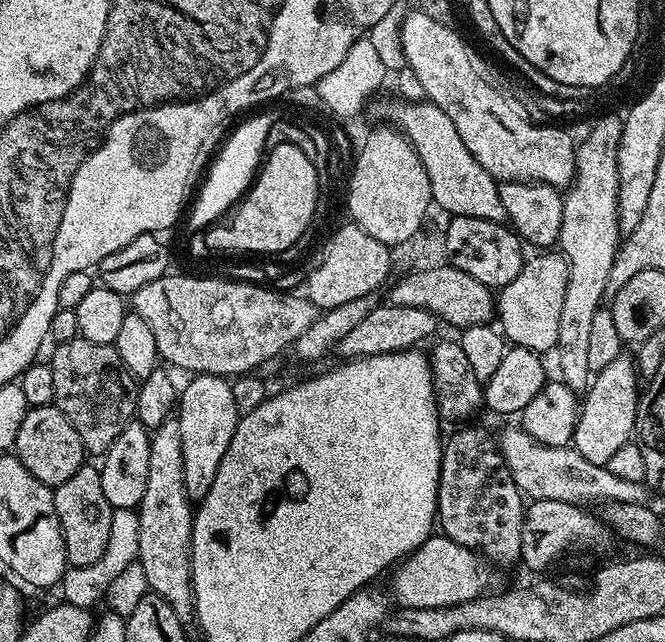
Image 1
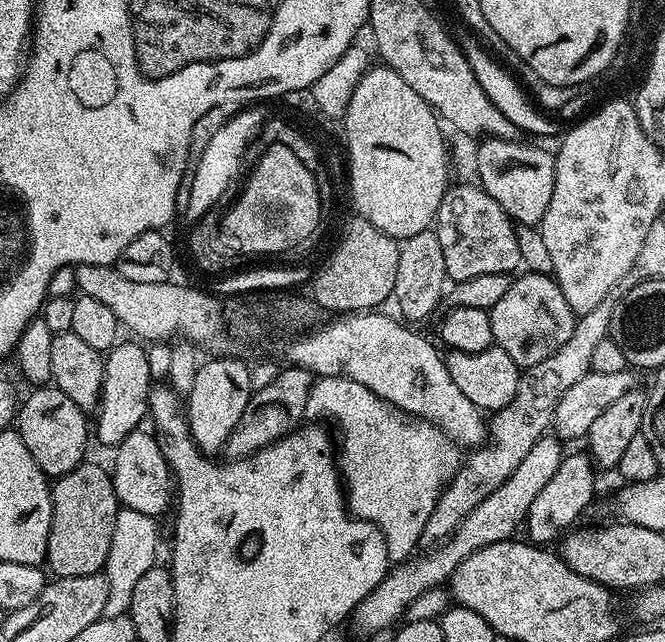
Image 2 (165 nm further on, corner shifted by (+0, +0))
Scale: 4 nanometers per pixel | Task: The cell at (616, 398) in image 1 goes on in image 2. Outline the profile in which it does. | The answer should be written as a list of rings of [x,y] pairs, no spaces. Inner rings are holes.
[[[587,451],[572,452],[561,459],[558,470],[546,486],[534,498],[526,517],[527,539],[531,543],[541,546],[551,545],[559,541],[564,533],[573,527],[572,522],[579,518],[584,512],[584,507],[592,500],[592,491],[596,488],[596,473],[593,461]],[[572,524],[572,525],[571,525]]]

